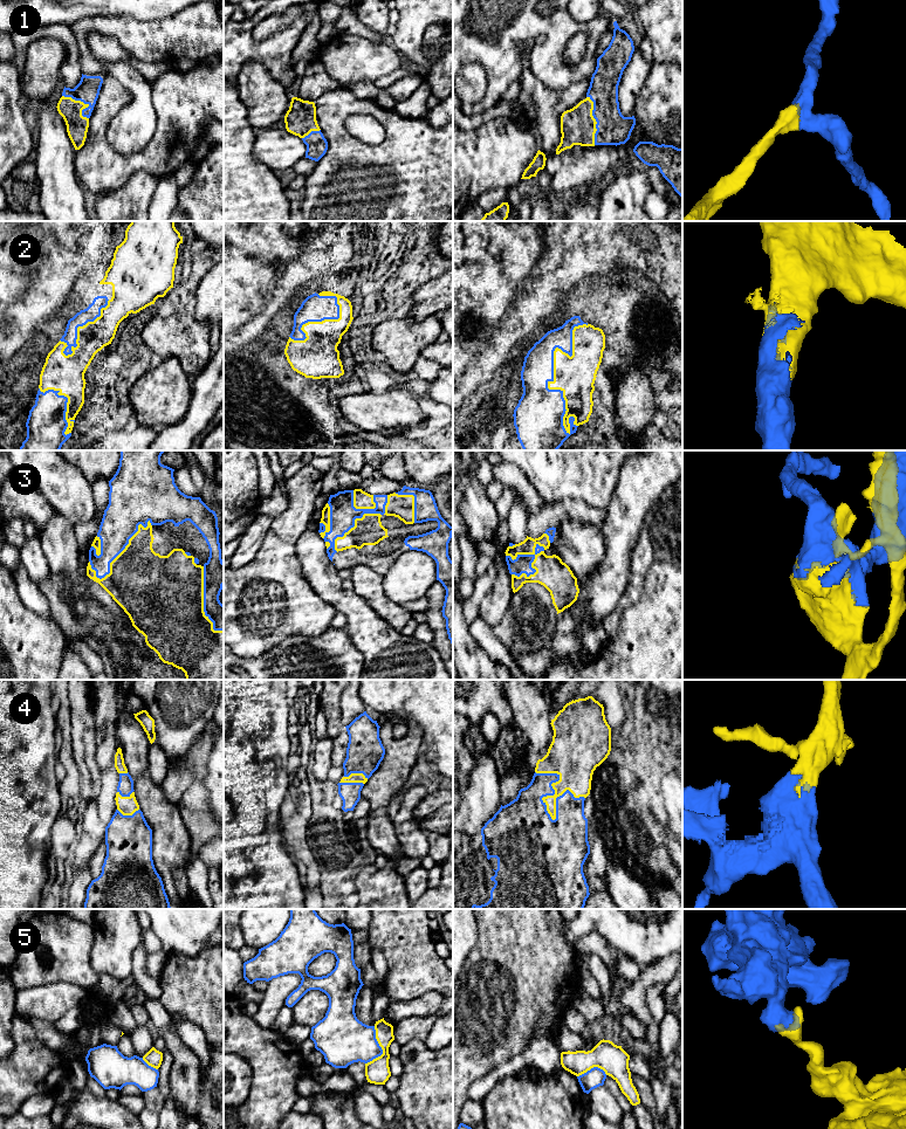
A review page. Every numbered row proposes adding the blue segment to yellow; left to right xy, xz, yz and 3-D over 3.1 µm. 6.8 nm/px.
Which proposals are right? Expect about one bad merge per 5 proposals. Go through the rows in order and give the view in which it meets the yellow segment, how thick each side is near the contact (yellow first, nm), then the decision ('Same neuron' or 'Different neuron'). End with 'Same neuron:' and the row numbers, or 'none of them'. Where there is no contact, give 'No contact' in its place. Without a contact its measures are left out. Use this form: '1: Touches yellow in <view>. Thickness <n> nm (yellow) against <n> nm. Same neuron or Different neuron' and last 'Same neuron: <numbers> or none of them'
1: Touches yellow in yz. Thickness 240 nm (yellow) against 220 nm. Same neuron
2: Touches yellow in yz. Thickness 280 nm (yellow) against 240 nm. Same neuron
3: Touches yellow in yz. Thickness 220 nm (yellow) against 120 nm. Same neuron
4: Touches yellow in yz. Thickness 160 nm (yellow) against 460 nm. Same neuron
5: Touches yellow in xz. Thickness 170 nm (yellow) against 320 nm. Different neuron
Same neuron: 1, 2, 3, 4

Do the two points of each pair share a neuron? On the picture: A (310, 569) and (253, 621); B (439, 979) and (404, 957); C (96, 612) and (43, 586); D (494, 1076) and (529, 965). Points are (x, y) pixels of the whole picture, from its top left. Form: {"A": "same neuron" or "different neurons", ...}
{"A": "different neurons", "B": "same neuron", "C": "same neuron", "D": "different neurons"}

